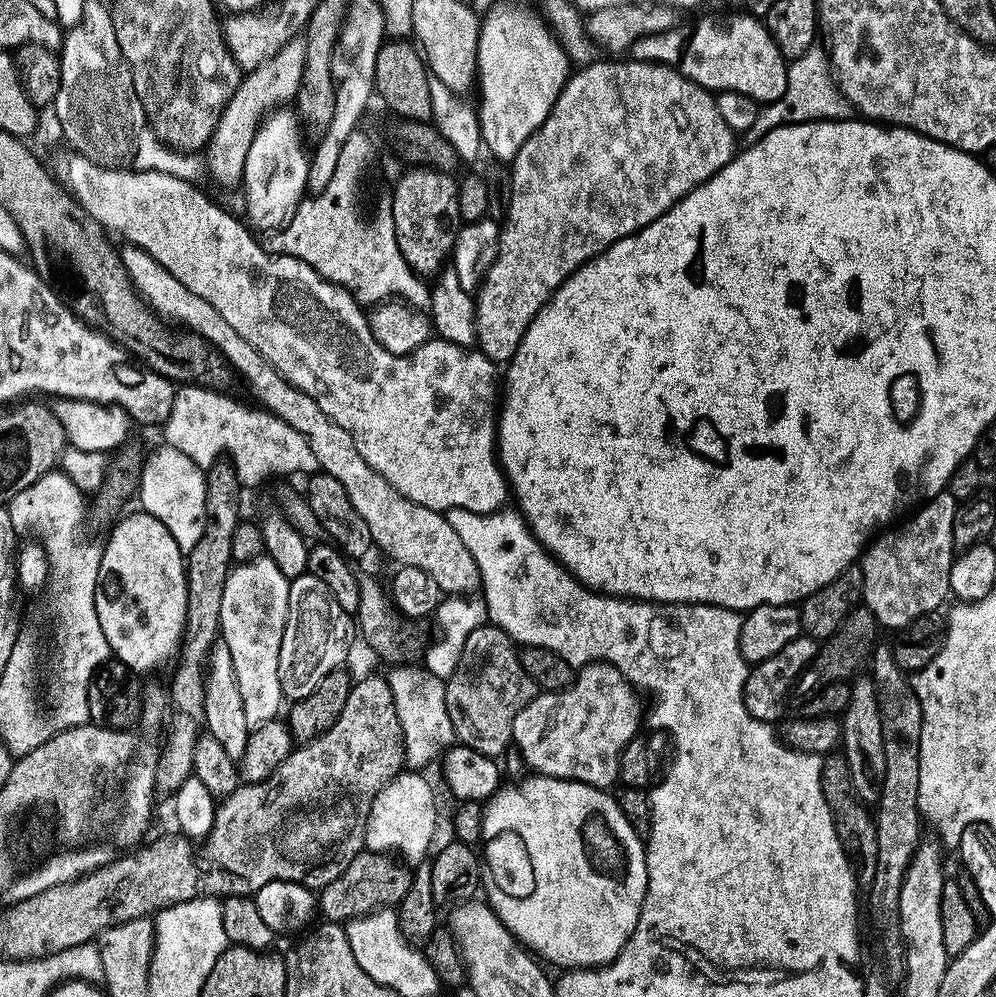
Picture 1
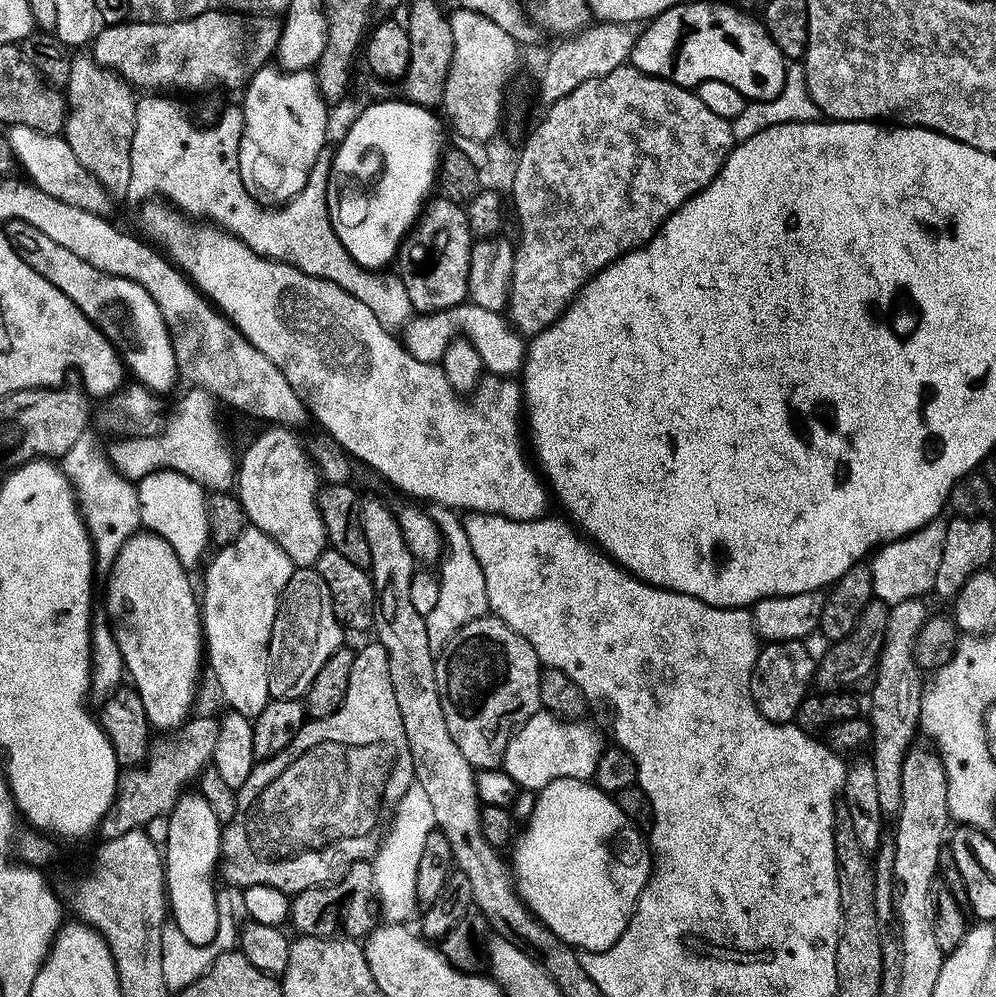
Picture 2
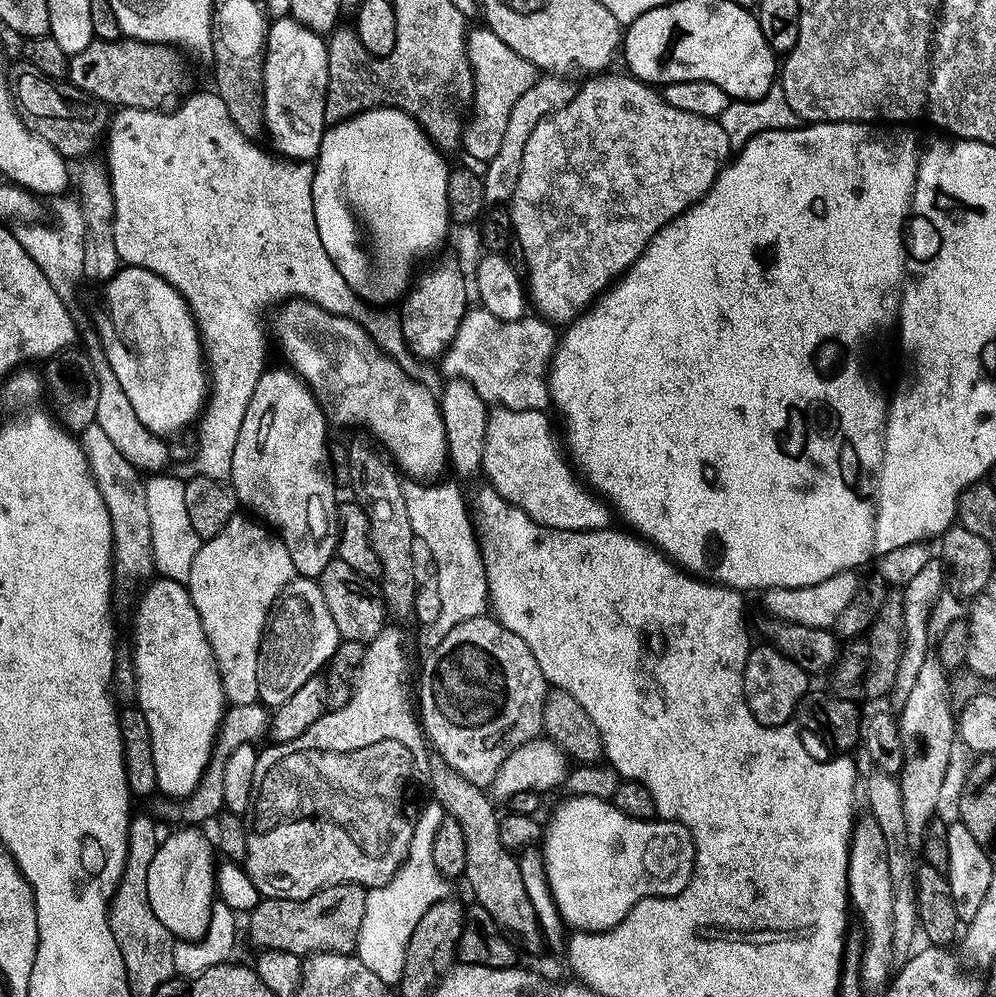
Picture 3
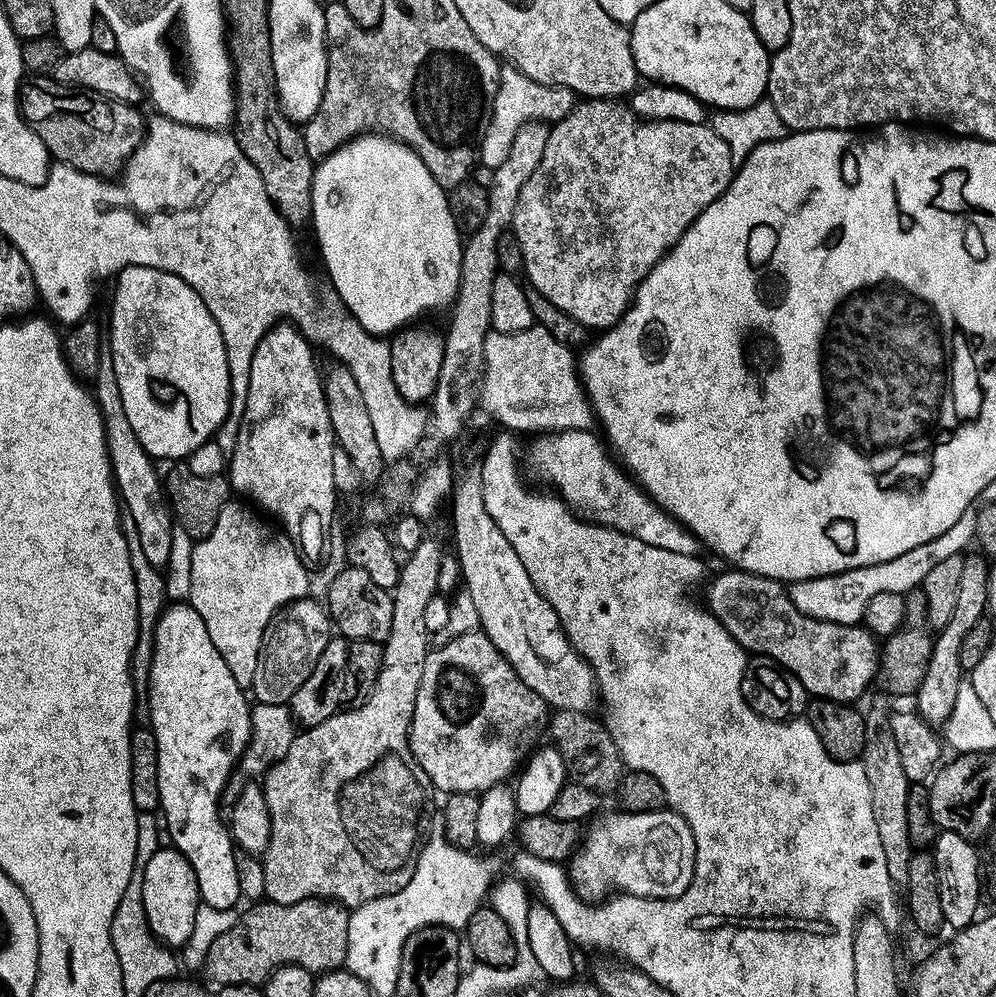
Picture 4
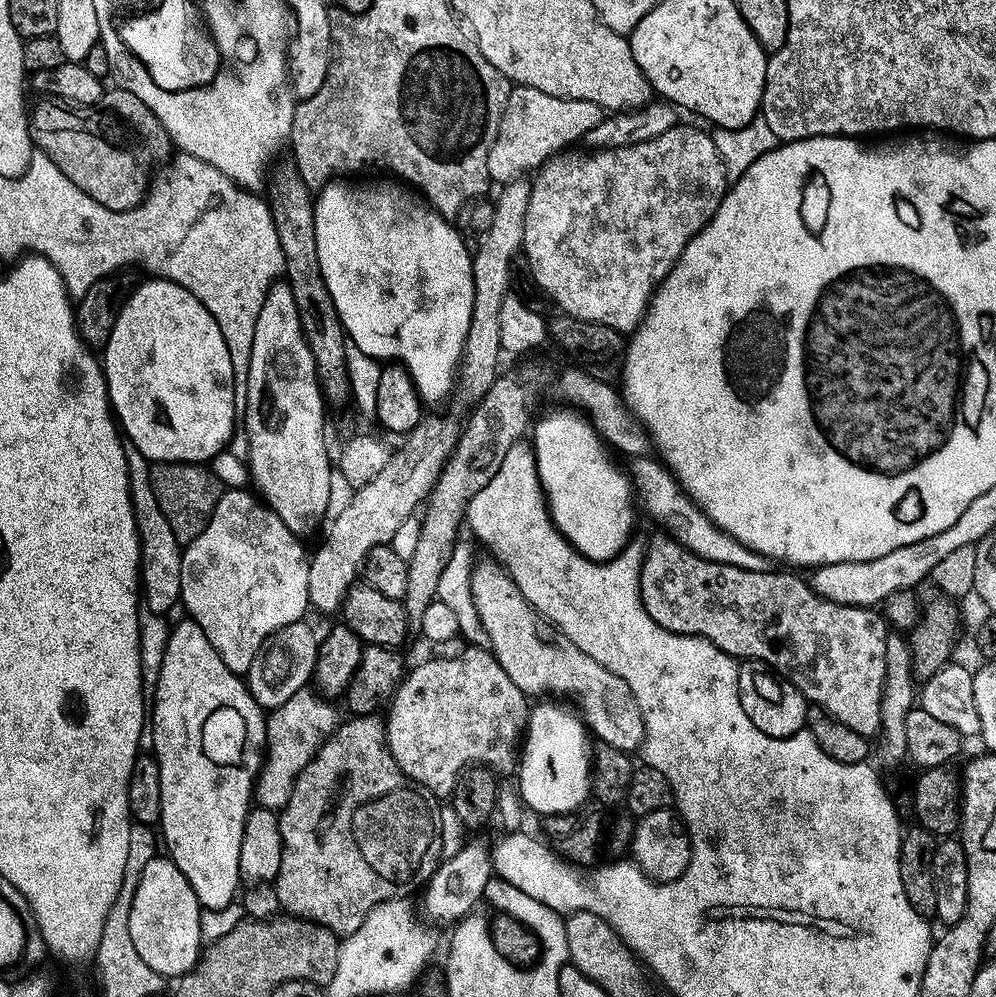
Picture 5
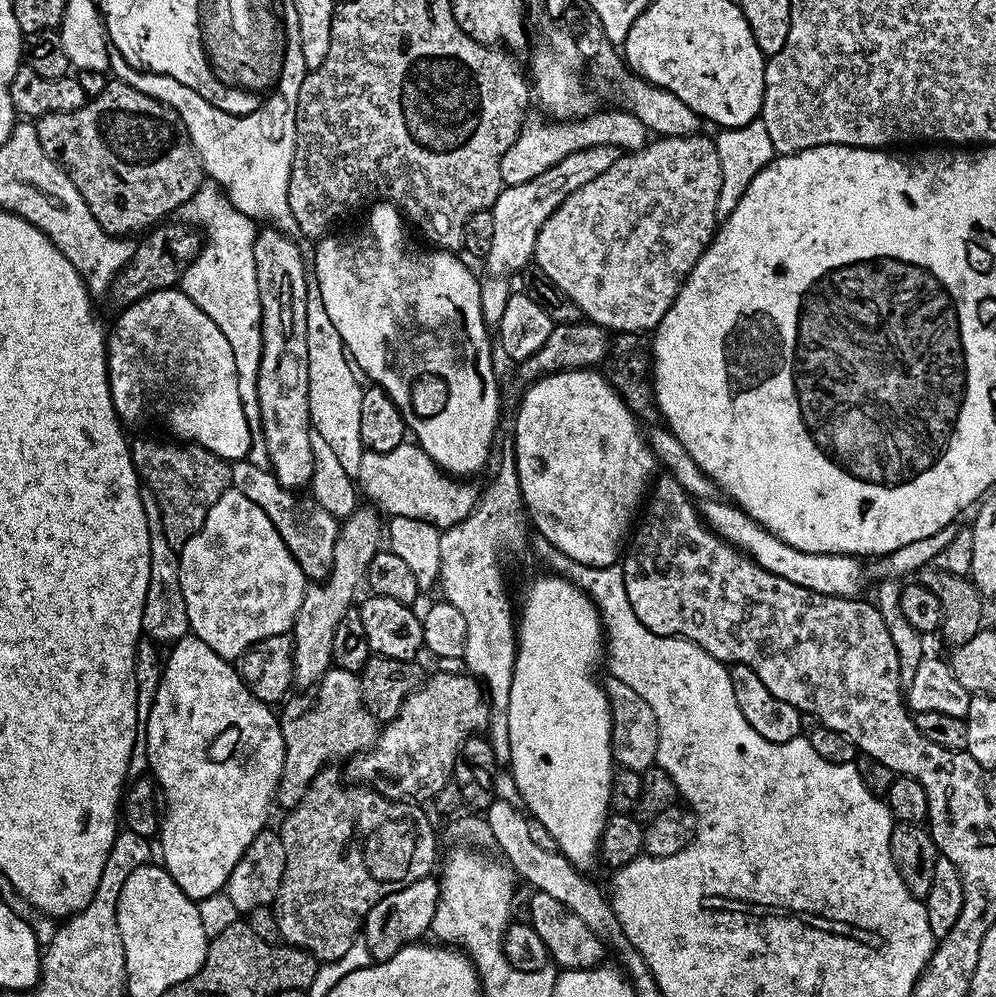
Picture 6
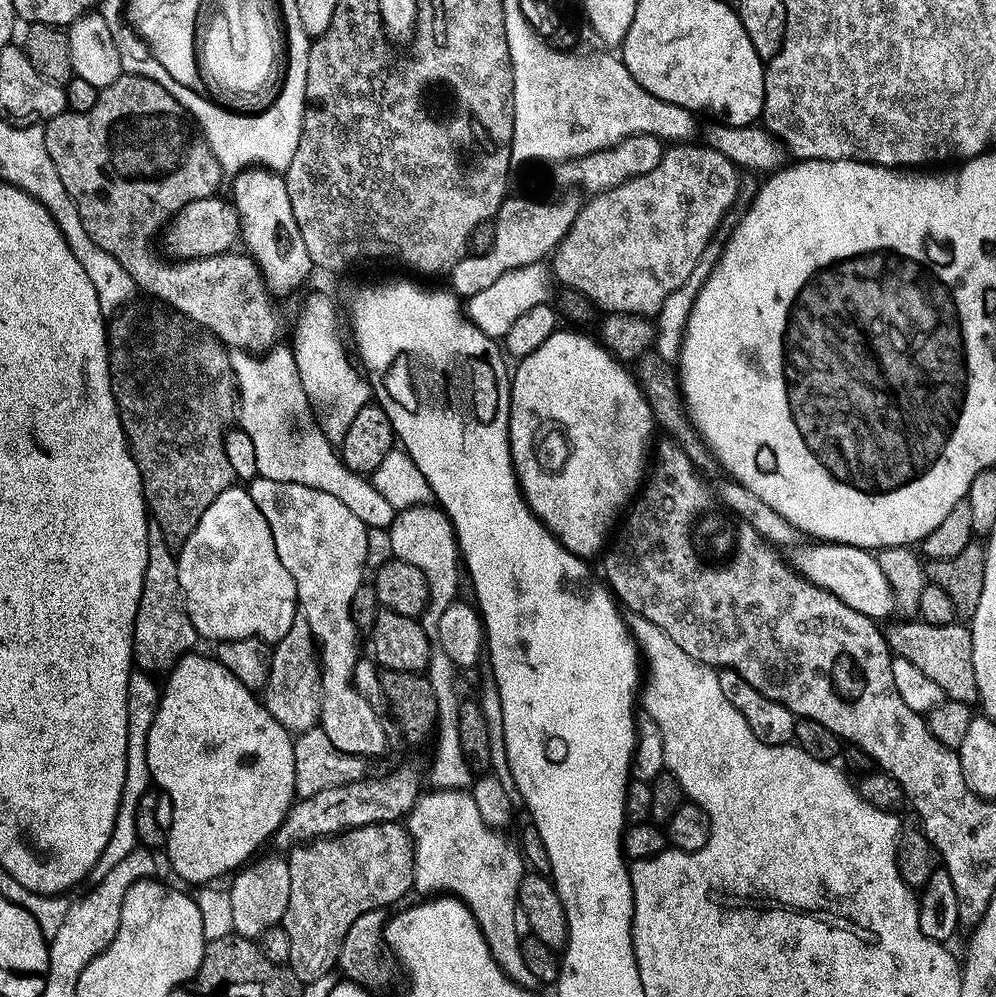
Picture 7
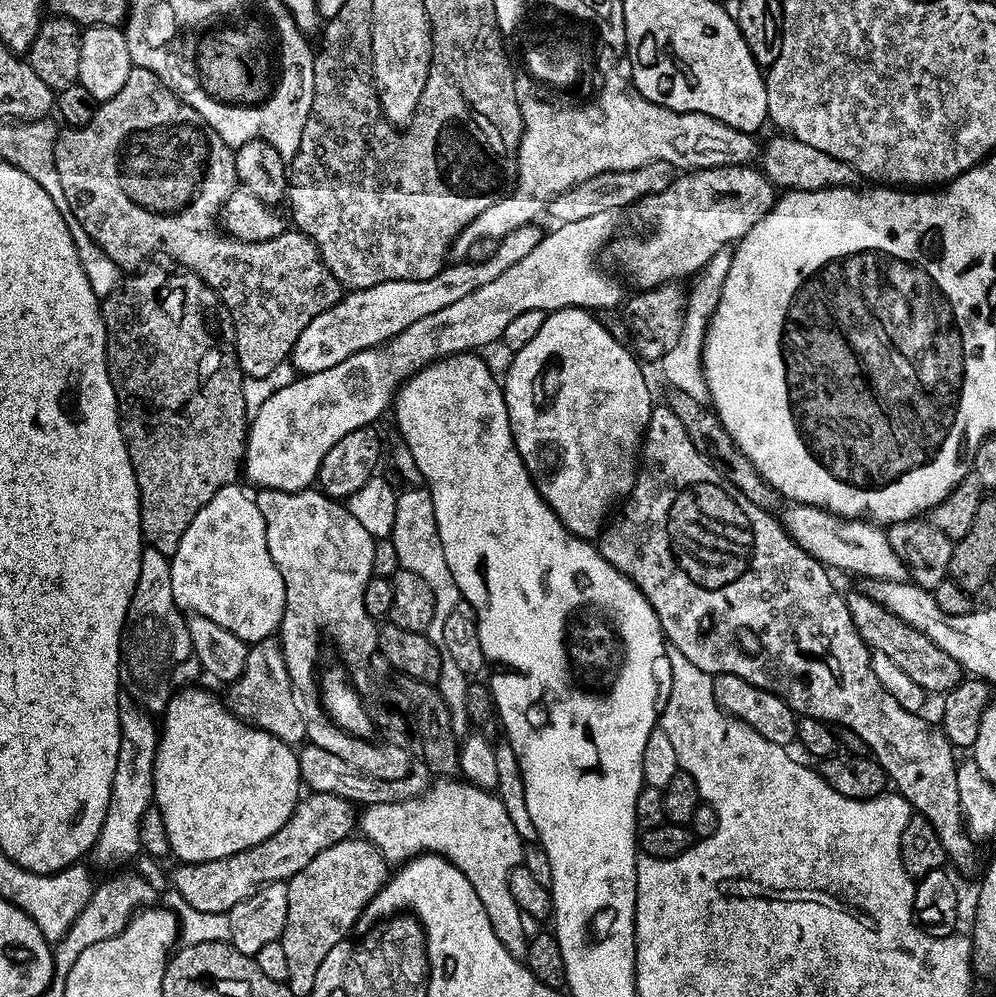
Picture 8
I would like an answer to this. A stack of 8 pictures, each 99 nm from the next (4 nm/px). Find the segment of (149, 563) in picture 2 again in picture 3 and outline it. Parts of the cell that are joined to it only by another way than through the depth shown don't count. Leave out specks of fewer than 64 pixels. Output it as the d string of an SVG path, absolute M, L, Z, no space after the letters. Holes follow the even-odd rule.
M156 579L147 585L149 588L141 594L136 604L136 629L132 632L130 655L130 663L136 673L134 700L142 714L146 714L146 726L150 726L157 789L161 793L164 791L165 797L183 798L192 795L212 761L226 711L226 697L212 648L187 587L178 581Z

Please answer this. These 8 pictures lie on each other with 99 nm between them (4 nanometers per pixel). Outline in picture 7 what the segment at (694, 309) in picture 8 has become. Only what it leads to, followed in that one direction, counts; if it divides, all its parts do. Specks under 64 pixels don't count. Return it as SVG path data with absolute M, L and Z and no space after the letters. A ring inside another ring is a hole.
M748 179L743 181L741 185L741 195L737 197L737 203L733 205L732 210L723 216L722 222L719 223L719 226L711 236L710 242L707 243L705 249L702 250L702 255L698 258L698 263L690 272L690 276L678 291L674 291L674 293L670 294L670 297L666 298L666 301L657 312L654 320L656 340L653 344L653 349L664 361L672 364L679 359L685 324L688 321L690 310L693 308L693 304L702 286L705 284L706 278L713 272L714 266L717 265L719 258L725 252L726 242L733 236L734 230L739 226L741 218L747 212L747 206L752 197L755 196L757 187L757 181L754 182Z

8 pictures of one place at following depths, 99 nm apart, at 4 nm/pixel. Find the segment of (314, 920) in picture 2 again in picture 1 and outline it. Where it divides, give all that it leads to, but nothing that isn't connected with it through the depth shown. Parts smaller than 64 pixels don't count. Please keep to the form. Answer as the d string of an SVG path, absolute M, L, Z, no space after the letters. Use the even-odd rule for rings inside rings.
M367 850L359 852L350 862L350 866L346 866L346 870L342 870L338 878L334 878L334 882L319 889L319 915L321 917L324 915L323 919L328 922L347 922L355 916L374 912L381 906L399 905L406 890L410 890L412 877L413 873L399 859L391 855Z

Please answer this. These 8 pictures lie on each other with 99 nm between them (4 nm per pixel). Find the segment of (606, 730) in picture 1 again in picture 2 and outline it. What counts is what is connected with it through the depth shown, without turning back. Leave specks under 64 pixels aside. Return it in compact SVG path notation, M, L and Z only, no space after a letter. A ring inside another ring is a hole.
M538 711L513 732L504 751L502 769L520 790L545 788L550 782L570 778L591 781L596 774L598 758L604 753L606 741L584 718L561 718L552 712Z

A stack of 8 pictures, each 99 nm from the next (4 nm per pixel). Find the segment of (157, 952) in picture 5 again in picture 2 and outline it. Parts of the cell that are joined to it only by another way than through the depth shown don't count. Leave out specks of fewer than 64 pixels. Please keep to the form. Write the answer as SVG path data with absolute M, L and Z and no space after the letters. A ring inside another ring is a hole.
M199 794L188 795L181 795L176 807L170 813L172 828L176 832L169 834L168 848L166 844L162 852L166 865L164 870L166 904L170 909L170 920L174 927L182 930L182 934L190 942L194 942L198 946L206 946L214 938L214 934L218 934L218 906L216 905L218 892L217 889L212 889L211 876L212 872L214 876L214 873L217 871L220 859L220 833L222 825L220 821L214 818L214 810L210 810L210 806L204 801L203 796Z

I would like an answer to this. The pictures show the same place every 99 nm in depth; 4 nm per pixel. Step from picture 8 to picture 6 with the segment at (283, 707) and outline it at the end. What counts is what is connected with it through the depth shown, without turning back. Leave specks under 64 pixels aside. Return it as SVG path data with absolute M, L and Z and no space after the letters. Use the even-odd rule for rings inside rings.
M357 506L352 513L342 520L340 524L340 533L334 542L334 558L332 559L332 569L328 572L323 582L312 582L305 587L302 606L298 606L296 621L292 624L292 679L301 689L307 690L324 677L325 672L333 667L332 662L332 643L334 642L334 630L338 622L342 619L342 614L353 607L357 599L356 591L362 588L368 575L370 558L374 558L376 552L382 548L382 520L376 517L378 515L375 507L363 508Z

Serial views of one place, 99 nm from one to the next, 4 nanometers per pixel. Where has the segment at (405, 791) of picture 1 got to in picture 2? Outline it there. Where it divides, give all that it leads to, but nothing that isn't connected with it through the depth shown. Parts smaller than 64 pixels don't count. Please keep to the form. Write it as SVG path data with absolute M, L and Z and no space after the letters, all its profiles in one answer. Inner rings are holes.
M413 782L410 790L395 801L396 813L392 816L392 825L387 825L380 846L371 861L372 881L376 884L376 900L378 912L385 921L404 924L418 908L416 902L416 879L418 878L418 862L422 858L422 845L426 843L426 834L436 828L434 809L430 797L422 786Z

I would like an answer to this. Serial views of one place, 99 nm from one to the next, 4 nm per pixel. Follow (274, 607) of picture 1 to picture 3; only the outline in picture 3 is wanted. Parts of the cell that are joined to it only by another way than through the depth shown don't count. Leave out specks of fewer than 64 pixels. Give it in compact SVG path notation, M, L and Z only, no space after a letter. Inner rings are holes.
M243 514L232 516L230 522L226 522L226 526L217 536L203 541L197 557L194 558L193 566L190 567L189 580L186 583L190 598L200 615L208 644L212 648L212 656L216 660L216 668L220 672L220 681L224 686L224 694L229 705L254 704L259 701L260 640L264 637L269 615L279 600L280 593L297 575L294 562L291 561L287 547L280 536L269 531L263 523L252 520L247 520Z

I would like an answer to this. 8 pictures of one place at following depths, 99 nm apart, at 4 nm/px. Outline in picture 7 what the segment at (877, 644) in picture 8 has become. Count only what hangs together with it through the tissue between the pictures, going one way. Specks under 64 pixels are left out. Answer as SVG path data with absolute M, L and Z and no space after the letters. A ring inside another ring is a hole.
M904 618L899 622L901 624L889 623L883 629L892 655L906 658L906 662L914 662L914 666L918 666L918 670L922 670L926 678L931 678L938 682L938 686L942 686L947 699L971 705L977 699L977 691L971 664L969 629L960 622L946 626L926 624L919 618Z

